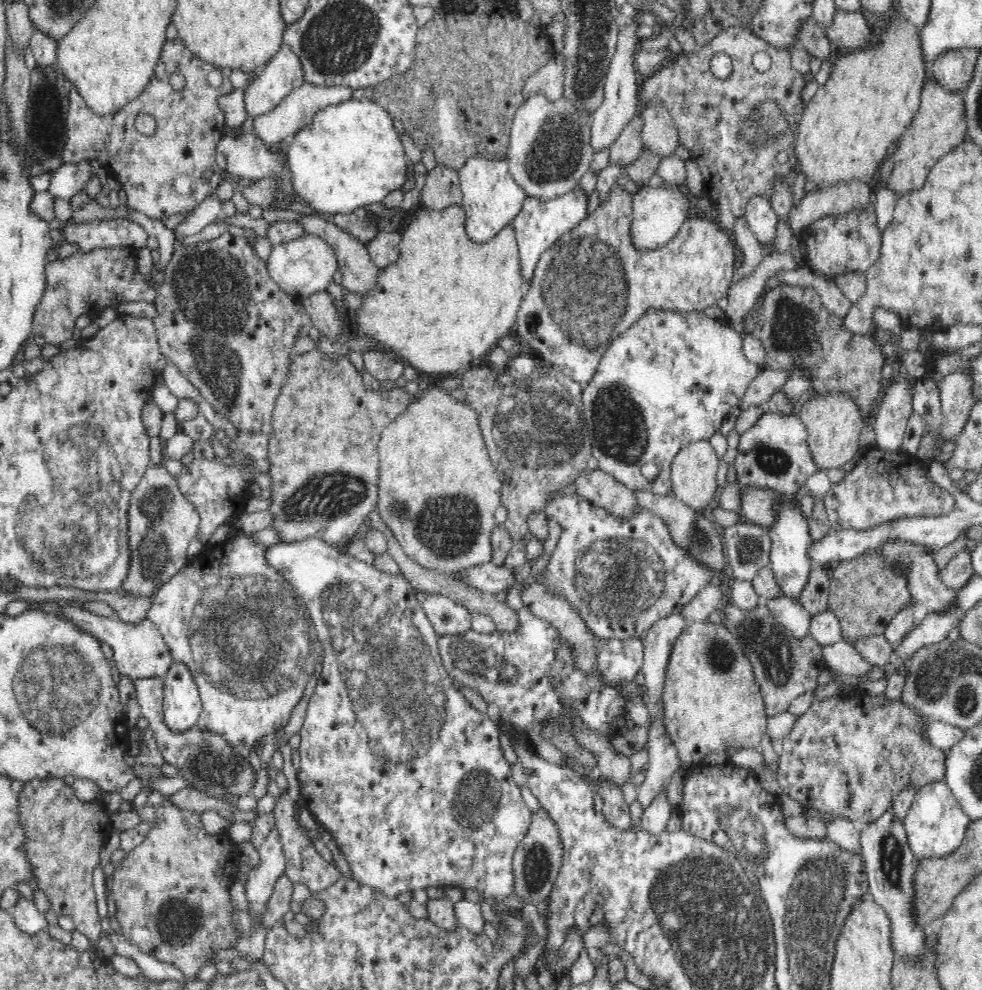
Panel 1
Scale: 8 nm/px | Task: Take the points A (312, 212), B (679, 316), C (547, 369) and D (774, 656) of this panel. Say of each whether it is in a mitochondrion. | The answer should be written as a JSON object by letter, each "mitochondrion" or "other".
{"A":"other","B":"other","C":"mitochondrion","D":"mitochondrion"}

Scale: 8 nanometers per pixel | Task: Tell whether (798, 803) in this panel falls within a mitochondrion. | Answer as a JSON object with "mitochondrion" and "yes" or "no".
{"mitochondrion":"no"}

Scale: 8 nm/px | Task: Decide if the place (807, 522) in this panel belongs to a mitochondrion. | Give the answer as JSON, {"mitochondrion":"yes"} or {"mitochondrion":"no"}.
{"mitochondrion":"no"}

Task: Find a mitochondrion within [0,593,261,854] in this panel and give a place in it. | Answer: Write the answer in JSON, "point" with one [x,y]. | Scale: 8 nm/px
{"point":[58,683]}

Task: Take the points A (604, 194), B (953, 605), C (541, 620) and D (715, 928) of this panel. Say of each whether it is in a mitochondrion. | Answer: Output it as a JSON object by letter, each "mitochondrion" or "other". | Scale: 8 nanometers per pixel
{"A":"other","B":"other","C":"other","D":"mitochondrion"}

